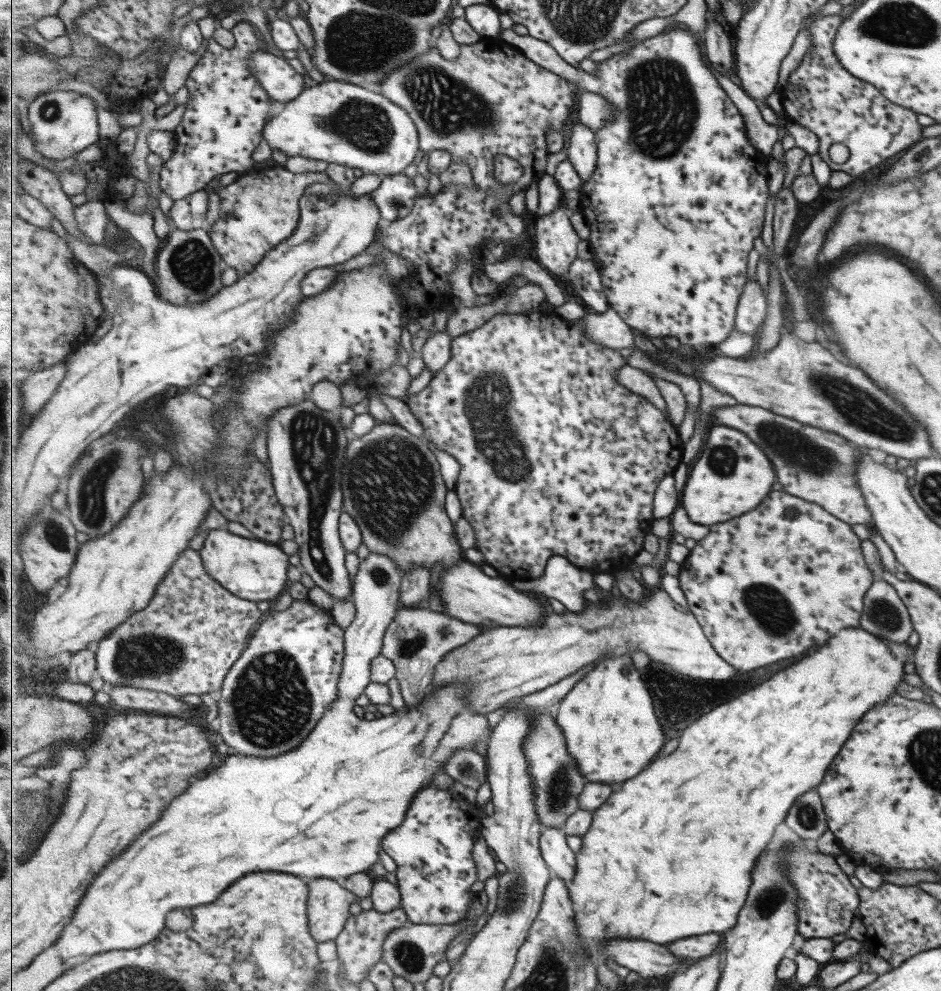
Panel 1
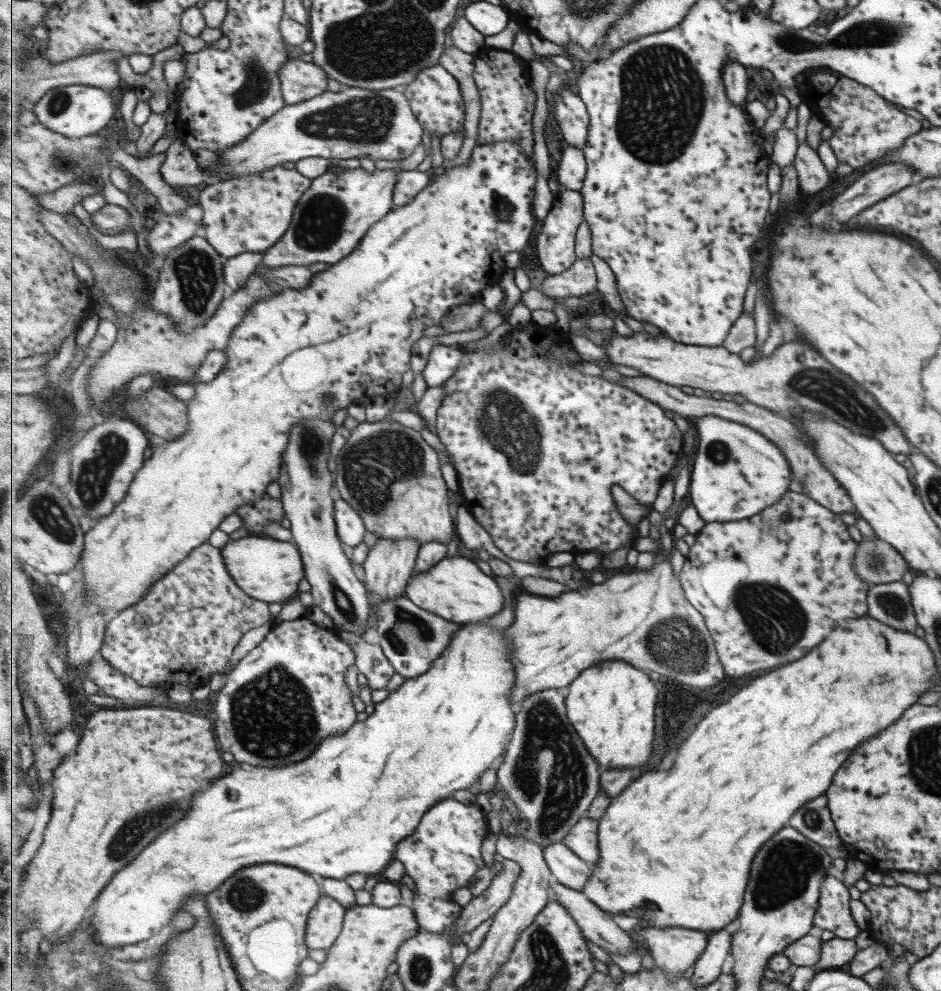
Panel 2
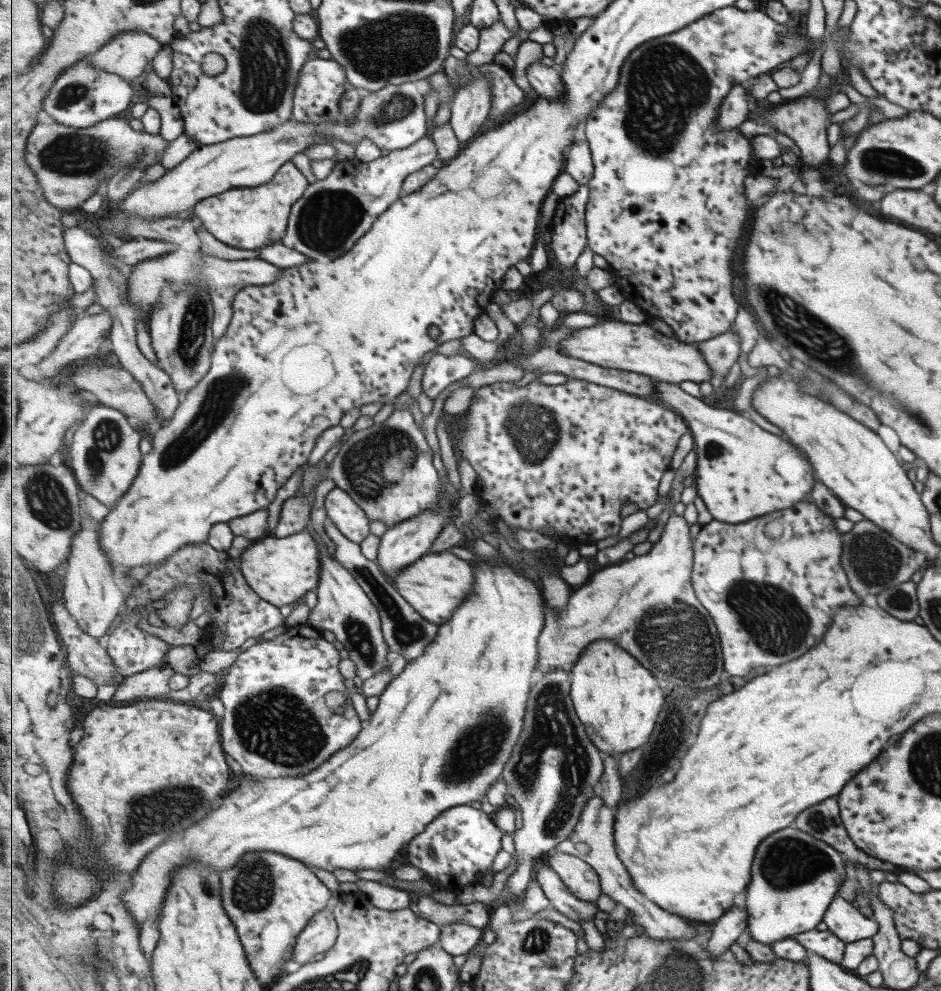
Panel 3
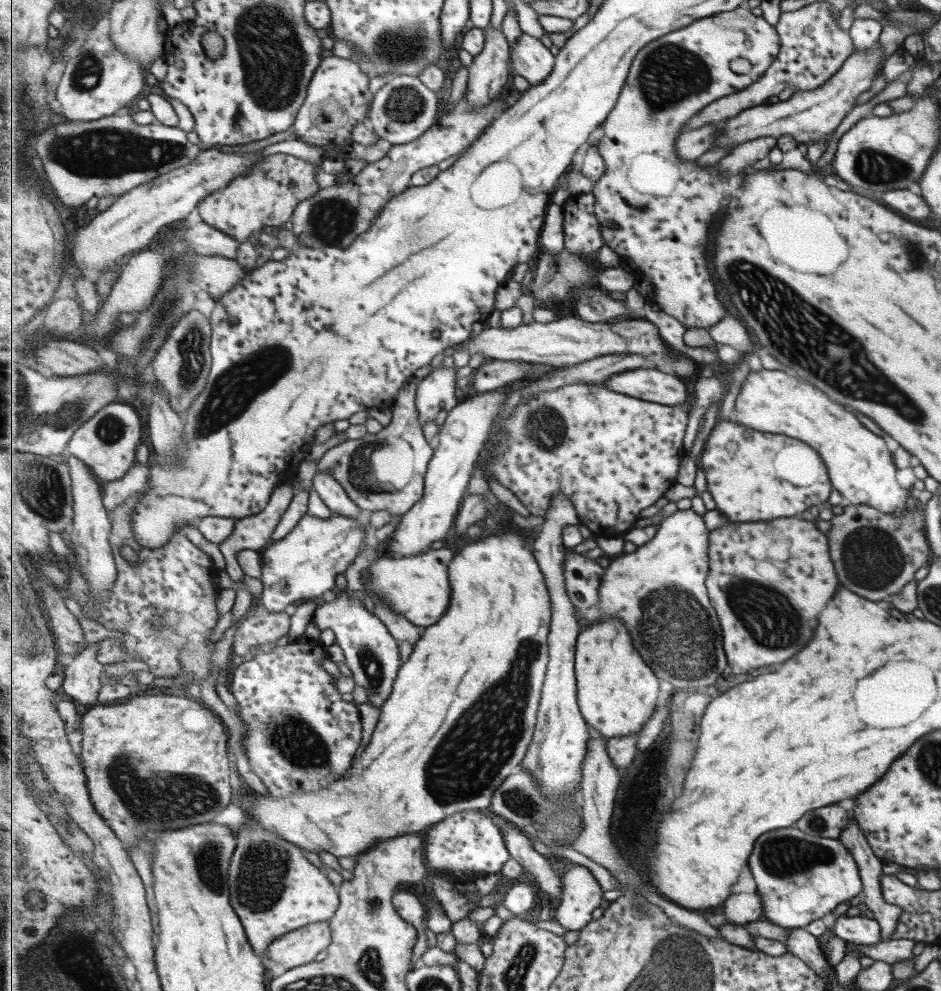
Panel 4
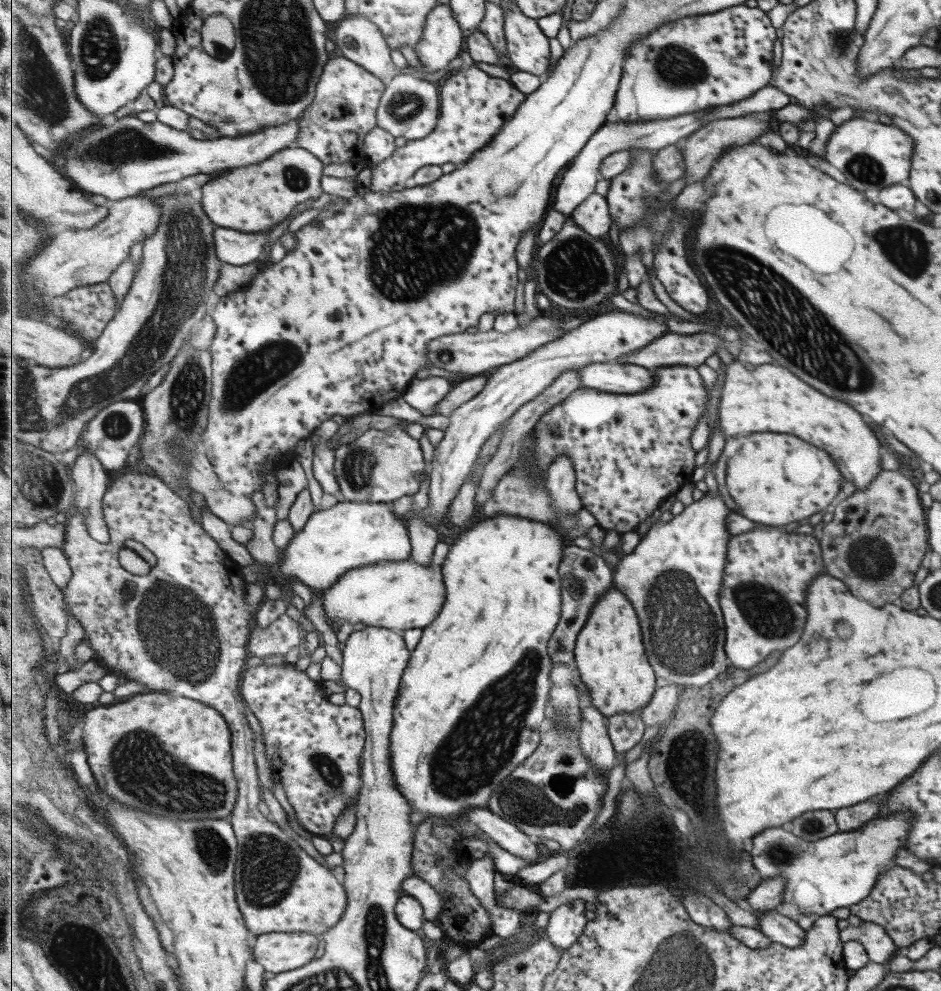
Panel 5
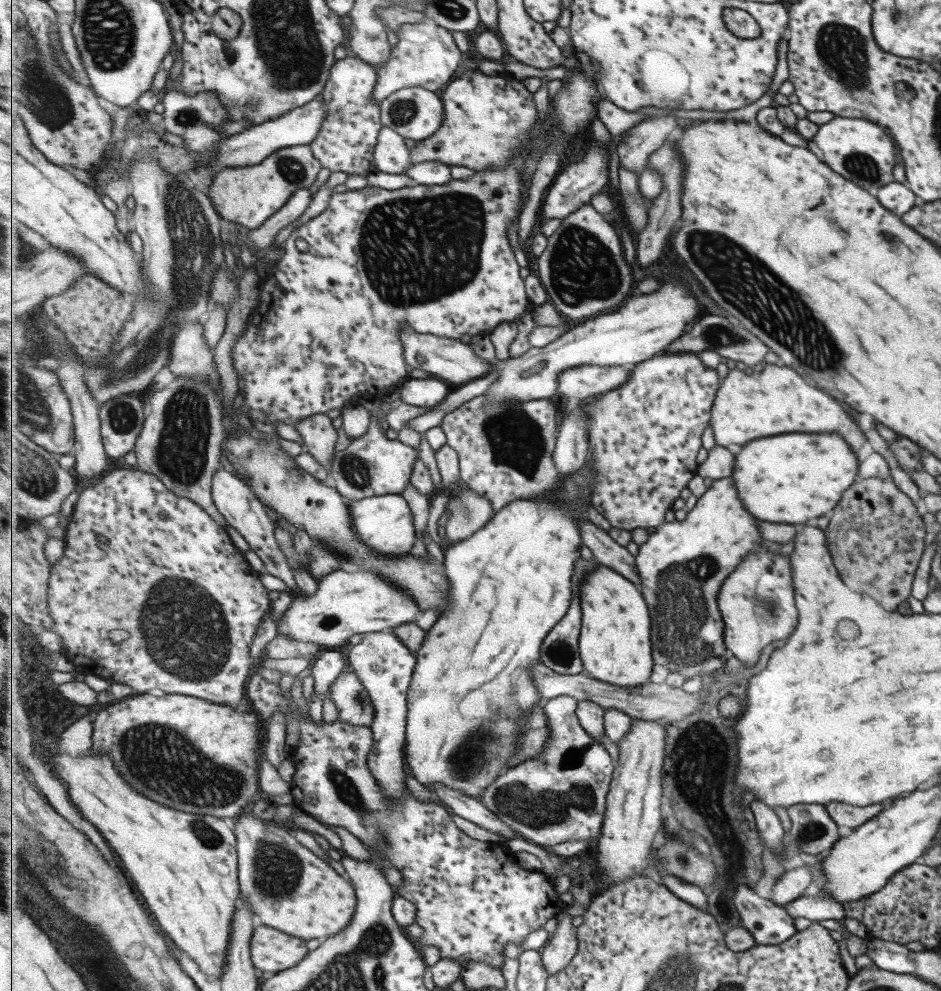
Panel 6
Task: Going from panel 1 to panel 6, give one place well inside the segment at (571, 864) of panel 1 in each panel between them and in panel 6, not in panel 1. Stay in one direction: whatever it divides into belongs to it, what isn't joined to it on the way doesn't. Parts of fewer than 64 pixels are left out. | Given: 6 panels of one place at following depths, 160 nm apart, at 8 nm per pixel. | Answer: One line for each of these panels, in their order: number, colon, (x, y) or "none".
2: (569, 869)
3: (584, 881)
4: (582, 895)
5: (567, 923)
6: (557, 953)

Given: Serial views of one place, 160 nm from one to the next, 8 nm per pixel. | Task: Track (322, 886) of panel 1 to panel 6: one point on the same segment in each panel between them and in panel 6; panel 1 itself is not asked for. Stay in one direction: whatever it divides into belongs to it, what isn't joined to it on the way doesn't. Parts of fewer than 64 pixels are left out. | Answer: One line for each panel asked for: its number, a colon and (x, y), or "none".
2: (326, 922)
3: (321, 934)
4: (300, 947)
5: (277, 952)
6: (272, 950)

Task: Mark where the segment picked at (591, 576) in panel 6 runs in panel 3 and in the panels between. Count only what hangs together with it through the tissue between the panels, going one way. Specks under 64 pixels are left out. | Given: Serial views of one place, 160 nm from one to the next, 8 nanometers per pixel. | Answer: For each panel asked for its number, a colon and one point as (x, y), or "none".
3: (619, 700)
4: (618, 691)
5: (611, 658)

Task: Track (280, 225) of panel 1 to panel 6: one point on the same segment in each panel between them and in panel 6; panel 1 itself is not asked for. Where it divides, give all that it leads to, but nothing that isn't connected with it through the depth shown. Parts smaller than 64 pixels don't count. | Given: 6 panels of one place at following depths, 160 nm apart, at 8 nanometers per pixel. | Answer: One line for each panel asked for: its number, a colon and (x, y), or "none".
2: (247, 214)
3: (248, 218)
4: (265, 199)
5: (252, 199)
6: (249, 195)

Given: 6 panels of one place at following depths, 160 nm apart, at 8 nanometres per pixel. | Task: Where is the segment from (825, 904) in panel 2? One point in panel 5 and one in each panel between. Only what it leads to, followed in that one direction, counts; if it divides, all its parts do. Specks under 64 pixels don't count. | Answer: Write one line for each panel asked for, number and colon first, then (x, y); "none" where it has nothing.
3: (844, 921)
4: (858, 929)
5: (879, 948)

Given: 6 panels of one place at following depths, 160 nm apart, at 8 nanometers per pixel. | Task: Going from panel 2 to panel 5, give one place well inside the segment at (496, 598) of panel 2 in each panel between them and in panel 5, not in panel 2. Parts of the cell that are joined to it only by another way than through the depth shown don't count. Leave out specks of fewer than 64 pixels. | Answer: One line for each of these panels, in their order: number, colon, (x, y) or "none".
3: (435, 585)
4: (419, 587)
5: (400, 595)

